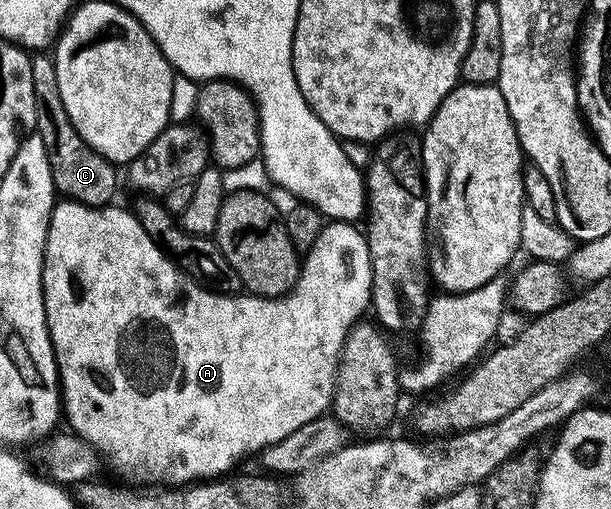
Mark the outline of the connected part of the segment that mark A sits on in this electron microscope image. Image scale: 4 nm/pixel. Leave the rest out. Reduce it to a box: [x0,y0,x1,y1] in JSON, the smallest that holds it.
[42,199,372,486]

